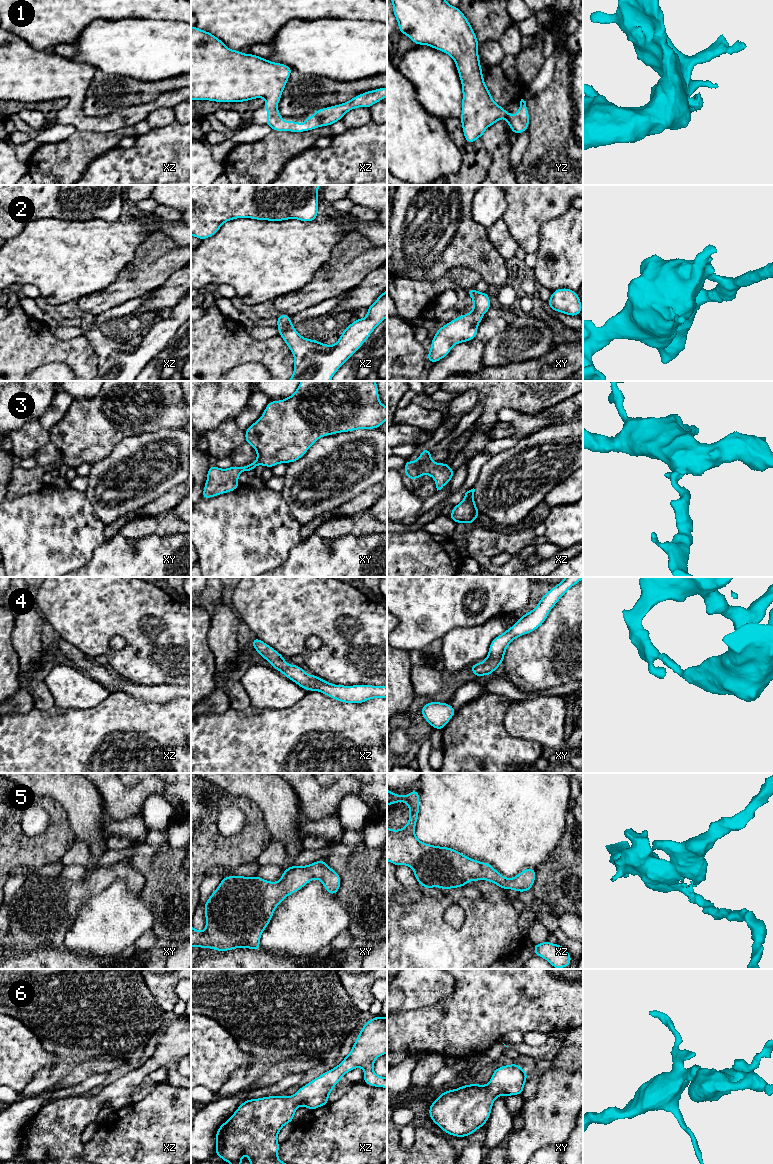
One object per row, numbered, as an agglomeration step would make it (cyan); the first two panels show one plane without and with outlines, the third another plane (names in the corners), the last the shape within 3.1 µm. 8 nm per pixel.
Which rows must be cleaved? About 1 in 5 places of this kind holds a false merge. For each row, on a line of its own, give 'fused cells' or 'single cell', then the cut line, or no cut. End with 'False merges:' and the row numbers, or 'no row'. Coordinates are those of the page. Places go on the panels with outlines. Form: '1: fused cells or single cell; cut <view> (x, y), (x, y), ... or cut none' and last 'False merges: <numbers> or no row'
1: single cell; cut none
2: single cell; cut none
3: single cell; cut none
4: single cell; cut none
5: single cell; cut none
6: single cell; cut none
False merges: no row

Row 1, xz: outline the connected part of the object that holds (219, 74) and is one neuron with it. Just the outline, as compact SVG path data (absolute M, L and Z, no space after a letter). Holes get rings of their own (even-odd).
M191 26L191 100L242 103L264 98L266 100L265 110L268 114L264 124L270 126L273 131L300 133L322 126L330 126L342 120L348 111L359 107L370 108L387 97L387 88L378 88L357 95L345 103L315 110L314 116L306 117L304 125L298 121L283 121L277 105L292 70L286 64L271 62L251 53L243 54L241 51L231 50L210 32Z

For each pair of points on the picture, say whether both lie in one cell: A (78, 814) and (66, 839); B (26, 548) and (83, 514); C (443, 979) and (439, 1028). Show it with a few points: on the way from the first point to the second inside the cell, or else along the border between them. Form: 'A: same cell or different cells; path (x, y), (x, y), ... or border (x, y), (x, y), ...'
A: different cells; border (61, 806), (66, 812), (76, 840)
B: same cell; path (40, 539), (50, 532), (69, 528)
C: different cells; border (456, 983), (453, 991), (439, 1002), (418, 1007)

